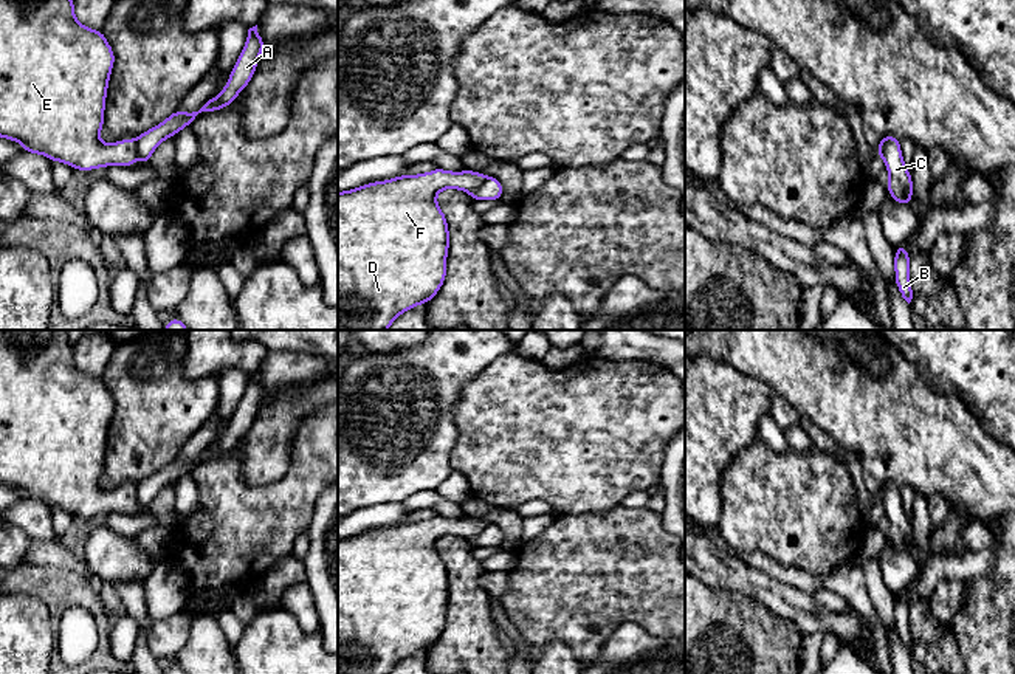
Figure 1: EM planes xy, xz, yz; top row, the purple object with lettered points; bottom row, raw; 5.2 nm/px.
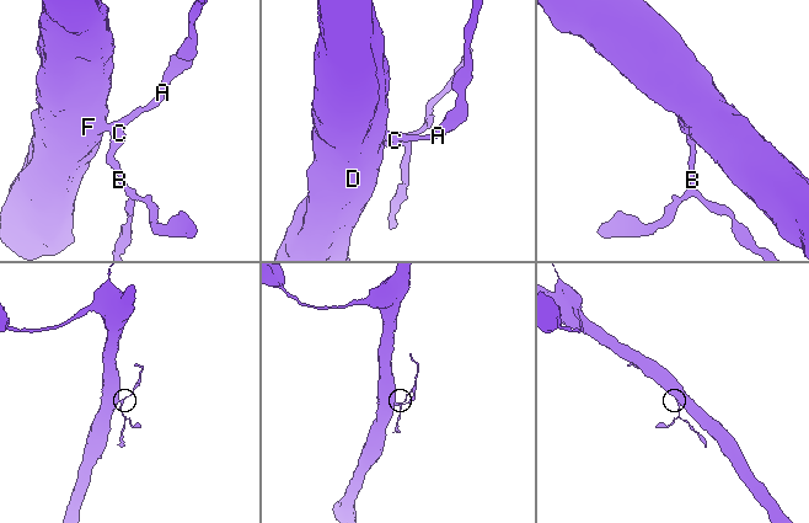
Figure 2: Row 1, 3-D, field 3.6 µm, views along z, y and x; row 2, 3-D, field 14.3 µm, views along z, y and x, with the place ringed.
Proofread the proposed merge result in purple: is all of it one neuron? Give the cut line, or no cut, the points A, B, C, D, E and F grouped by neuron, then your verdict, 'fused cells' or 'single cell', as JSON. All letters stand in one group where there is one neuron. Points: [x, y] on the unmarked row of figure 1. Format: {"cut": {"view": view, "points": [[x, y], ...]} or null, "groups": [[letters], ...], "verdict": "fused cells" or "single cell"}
{"cut": {"view": "xz", "points": [[488, 524], [468, 538]]}, "groups": [["A", "B", "C"], ["D", "E", "F"]], "verdict": "fused cells"}

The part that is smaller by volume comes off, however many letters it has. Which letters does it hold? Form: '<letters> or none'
A, B, C

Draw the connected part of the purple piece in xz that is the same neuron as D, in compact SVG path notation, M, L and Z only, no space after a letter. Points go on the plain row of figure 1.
M434 516L338 539L338 674L389 674L401 660L428 651L446 624L449 576L435 545L443 536L477 536L488 524L474 518Z

